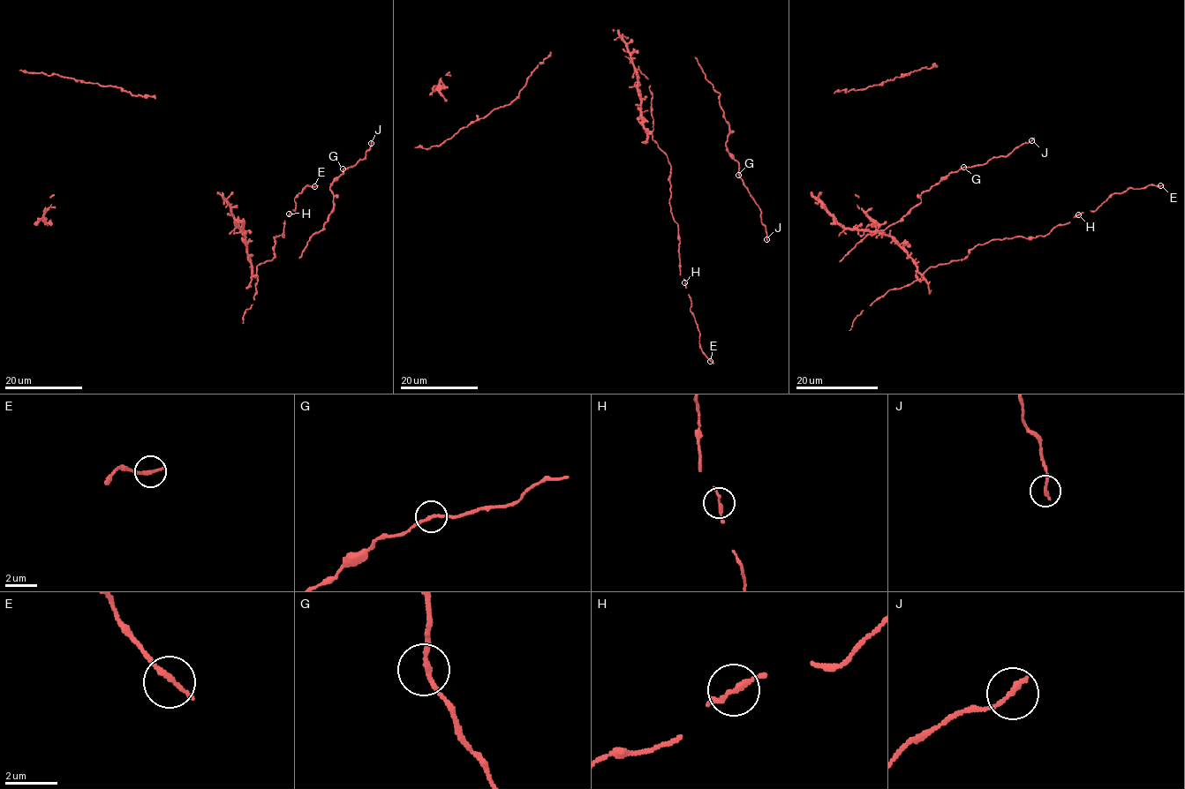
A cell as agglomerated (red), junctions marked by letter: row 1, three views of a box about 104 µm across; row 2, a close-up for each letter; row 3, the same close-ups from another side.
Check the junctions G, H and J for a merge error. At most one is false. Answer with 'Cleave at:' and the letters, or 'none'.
Cleave at: none

